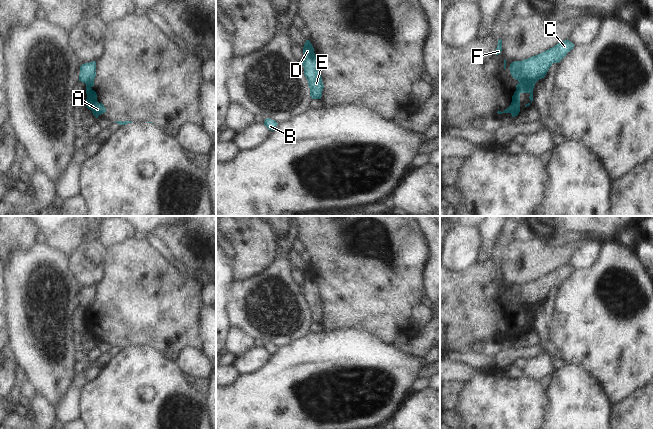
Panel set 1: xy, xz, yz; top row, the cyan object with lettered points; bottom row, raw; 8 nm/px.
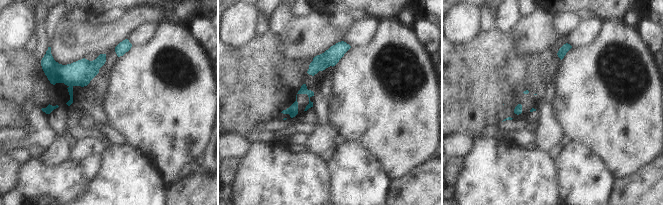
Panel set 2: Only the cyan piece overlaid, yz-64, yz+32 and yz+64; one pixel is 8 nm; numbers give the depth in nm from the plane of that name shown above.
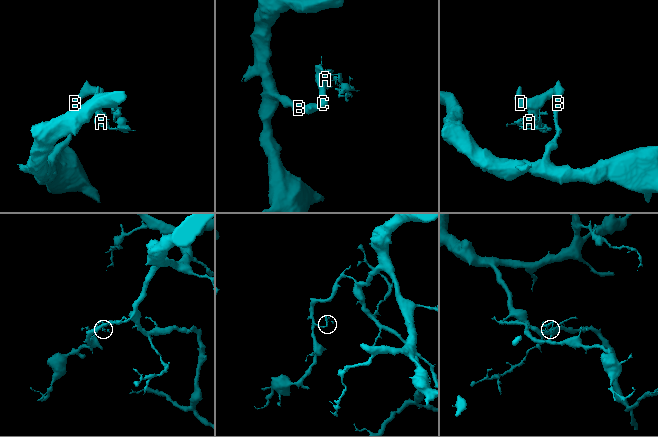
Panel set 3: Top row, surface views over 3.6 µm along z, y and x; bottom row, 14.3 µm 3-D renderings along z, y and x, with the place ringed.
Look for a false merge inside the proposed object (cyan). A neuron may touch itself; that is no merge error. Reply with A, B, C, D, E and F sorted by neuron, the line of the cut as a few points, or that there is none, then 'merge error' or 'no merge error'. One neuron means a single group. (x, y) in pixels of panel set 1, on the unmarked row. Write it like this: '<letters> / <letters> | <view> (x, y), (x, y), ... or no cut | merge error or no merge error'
A / B C D E F | yz (510, 290), (518, 299), (527, 299), (531, 303), (537, 304) | merge error

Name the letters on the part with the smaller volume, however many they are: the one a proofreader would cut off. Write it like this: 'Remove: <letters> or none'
Remove: A

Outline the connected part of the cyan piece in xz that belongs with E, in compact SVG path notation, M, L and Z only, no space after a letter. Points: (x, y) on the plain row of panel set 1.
M306 264L303 271L304 284L302 289L304 291L304 299L308 305L310 312L310 320L312 323L321 323L324 312L320 293L318 291L318 284L314 277L314 272L309 264Z

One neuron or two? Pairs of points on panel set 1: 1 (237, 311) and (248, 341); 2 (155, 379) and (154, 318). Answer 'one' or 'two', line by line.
1: two
2: two

